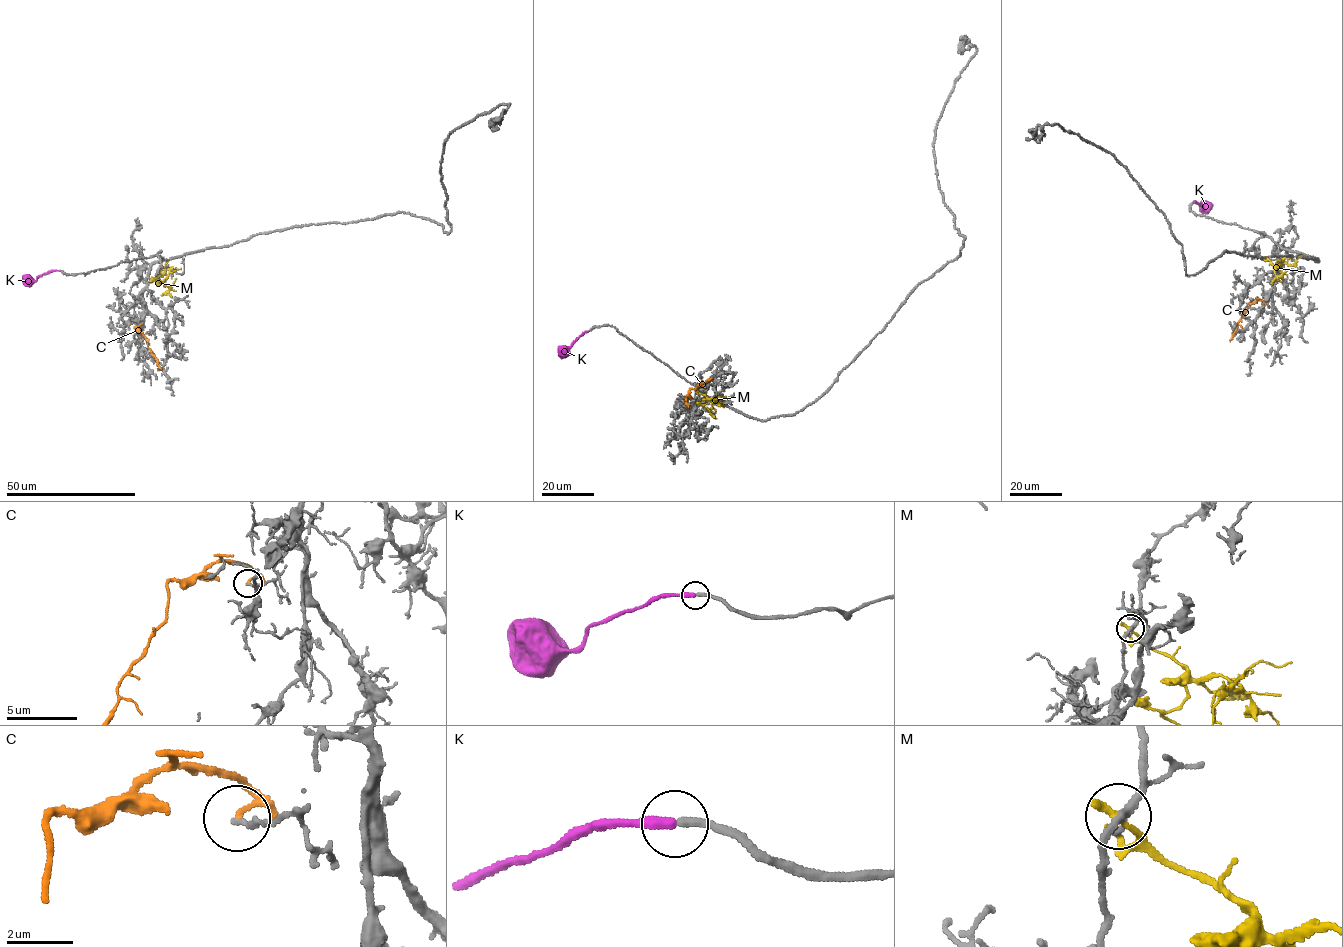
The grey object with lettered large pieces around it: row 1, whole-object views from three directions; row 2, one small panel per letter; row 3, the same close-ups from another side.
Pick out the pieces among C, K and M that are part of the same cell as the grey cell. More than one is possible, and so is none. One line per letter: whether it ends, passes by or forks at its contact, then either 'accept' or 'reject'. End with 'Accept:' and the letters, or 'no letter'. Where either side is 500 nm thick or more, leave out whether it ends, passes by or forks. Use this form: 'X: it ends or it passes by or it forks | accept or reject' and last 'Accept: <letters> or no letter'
C: it passes by | reject
K: it ends | accept
M: it ends | reject
Accept: K

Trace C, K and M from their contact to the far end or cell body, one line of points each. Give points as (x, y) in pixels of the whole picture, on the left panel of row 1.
C: (136, 329), (136, 326), (147, 340), (161, 369)
K: (57, 271), (43, 274), (33, 281), (24, 276)
M: (152, 280), (160, 282), (155, 278), (165, 272), (168, 261)

